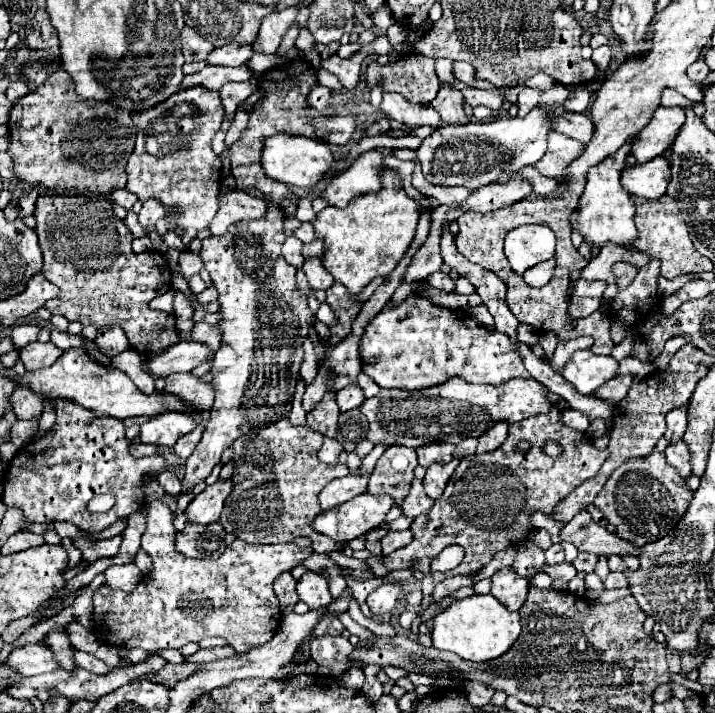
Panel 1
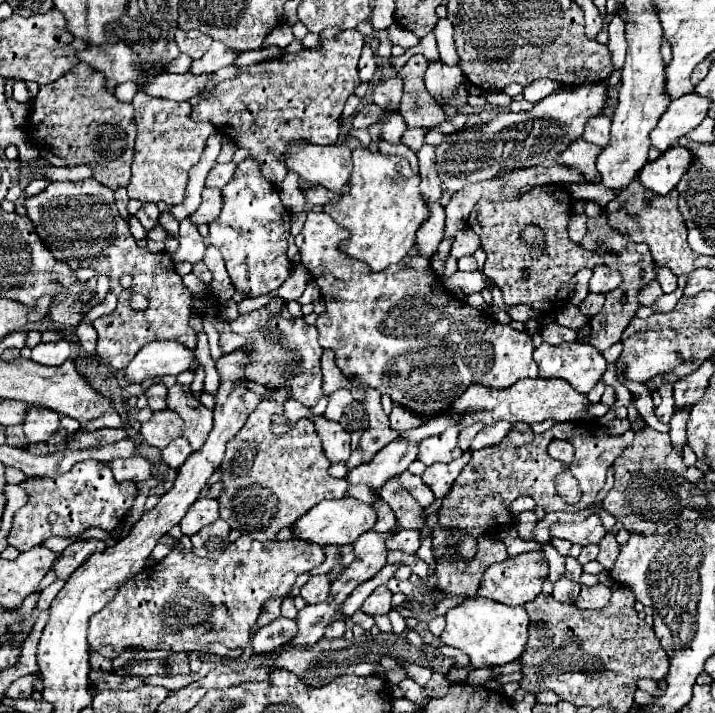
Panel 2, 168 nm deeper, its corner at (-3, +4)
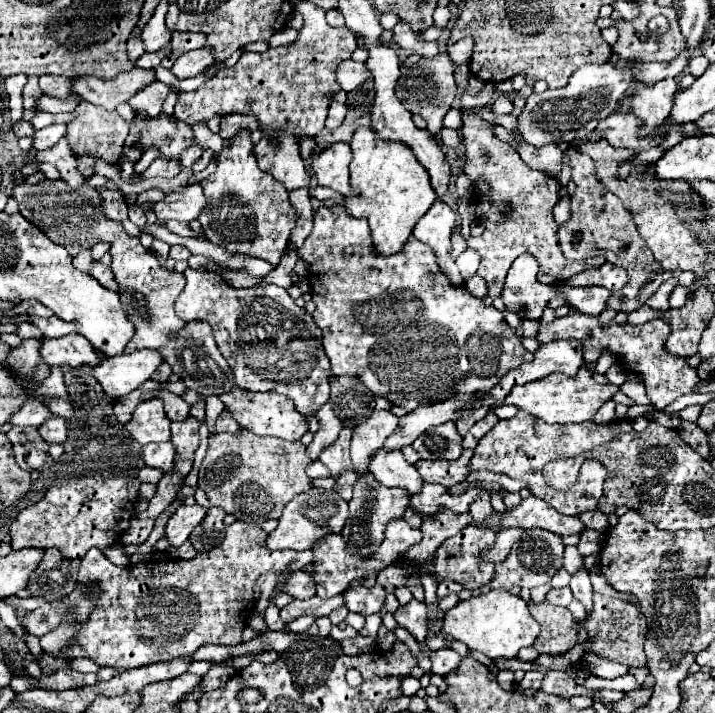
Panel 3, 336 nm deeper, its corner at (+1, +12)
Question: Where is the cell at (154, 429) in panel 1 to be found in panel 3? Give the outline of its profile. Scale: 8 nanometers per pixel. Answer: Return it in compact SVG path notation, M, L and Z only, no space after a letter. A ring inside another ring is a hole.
M154 398L138 404L132 414L132 420L126 424L126 430L142 446L150 442L168 442L170 420L164 412L164 402L160 398Z

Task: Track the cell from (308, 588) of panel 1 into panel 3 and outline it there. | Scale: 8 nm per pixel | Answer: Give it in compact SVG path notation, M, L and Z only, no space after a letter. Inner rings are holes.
M294 572L288 576L288 580L284 580L280 584L280 590L290 594L292 598L298 598L298 600L308 600L312 598L316 592L314 592L314 578L310 576L310 572Z

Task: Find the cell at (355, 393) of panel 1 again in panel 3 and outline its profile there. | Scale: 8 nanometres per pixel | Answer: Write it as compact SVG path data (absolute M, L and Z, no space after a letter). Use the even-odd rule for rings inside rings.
M326 402L316 412L316 418L320 420L320 430L314 434L312 444L306 448L306 452L308 452L308 456L312 460L318 460L320 454L322 454L322 448L328 448L330 444L334 444L336 438L338 438L338 434L340 434L340 430L342 430L342 422L334 416L330 402Z

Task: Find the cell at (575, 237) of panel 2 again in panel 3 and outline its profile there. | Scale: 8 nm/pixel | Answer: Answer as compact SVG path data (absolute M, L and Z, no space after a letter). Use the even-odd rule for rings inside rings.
M560 198L556 202L556 206L552 208L554 212L554 218L558 224L564 224L568 218L570 218L570 198Z

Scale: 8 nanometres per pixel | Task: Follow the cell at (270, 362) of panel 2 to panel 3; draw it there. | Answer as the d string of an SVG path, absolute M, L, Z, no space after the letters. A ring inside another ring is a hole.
M186 268L186 288L176 300L176 314L184 322L204 320L212 326L216 346L230 364L238 388L252 392L276 390L292 398L300 414L312 414L312 416L320 410L322 404L328 402L330 398L328 376L332 374L332 370L330 360L326 358L322 348L322 332L314 324L314 318L304 308L298 308L284 288L262 282L252 288L236 290L230 284L226 284L218 272Z

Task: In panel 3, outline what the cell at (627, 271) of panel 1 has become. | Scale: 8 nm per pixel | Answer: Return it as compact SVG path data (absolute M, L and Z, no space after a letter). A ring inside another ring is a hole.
M568 152L570 166L572 166L572 180L576 182L576 192L570 198L572 216L566 224L560 226L558 238L564 250L564 256L572 260L584 260L589 257L604 256L605 260L620 266L628 272L626 288L618 290L612 298L608 308L616 312L632 312L638 310L662 284L662 266L654 260L652 250L646 246L642 236L636 230L632 214L624 208L622 200L614 196L596 176L596 164L586 154Z

